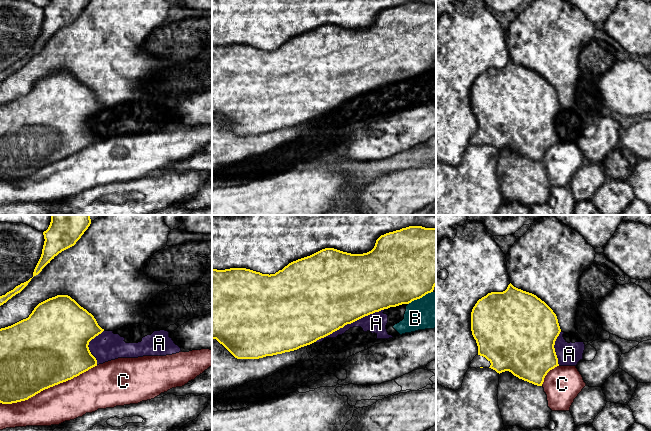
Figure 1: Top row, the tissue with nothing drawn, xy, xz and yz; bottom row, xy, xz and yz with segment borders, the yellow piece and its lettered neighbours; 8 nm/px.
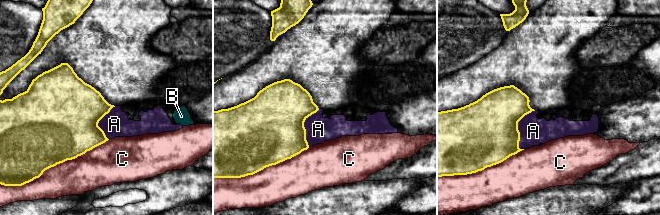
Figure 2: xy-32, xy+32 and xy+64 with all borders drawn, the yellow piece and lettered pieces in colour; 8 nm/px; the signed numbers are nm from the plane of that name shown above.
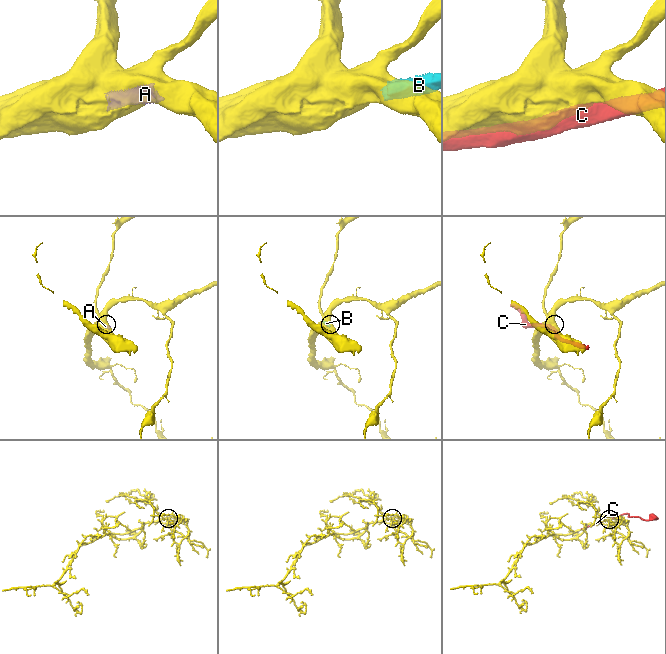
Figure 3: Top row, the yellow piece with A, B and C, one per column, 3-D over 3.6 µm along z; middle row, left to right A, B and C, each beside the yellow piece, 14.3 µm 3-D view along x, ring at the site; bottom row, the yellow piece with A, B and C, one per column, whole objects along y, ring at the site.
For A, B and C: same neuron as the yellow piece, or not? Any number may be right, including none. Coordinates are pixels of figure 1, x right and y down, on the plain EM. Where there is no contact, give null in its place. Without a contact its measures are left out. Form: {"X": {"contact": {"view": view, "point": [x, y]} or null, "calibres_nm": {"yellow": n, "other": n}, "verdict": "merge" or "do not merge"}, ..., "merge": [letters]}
{"A": {"contact": {"view": "xz", "point": [348, 99]}, "calibres_nm": {"yellow": 500, "other": 160}, "verdict": "do not merge"}, "B": {"contact": {"view": "xz", "point": [420, 73]}, "calibres_nm": {"yellow": 500, "other": 280}, "verdict": "do not merge"}, "C": {"contact": {"view": "xy", "point": [48, 163]}, "calibres_nm": {"yellow": 500, "other": 300}, "verdict": "do not merge"}, "merge": []}

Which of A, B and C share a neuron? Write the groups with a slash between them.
A B / C

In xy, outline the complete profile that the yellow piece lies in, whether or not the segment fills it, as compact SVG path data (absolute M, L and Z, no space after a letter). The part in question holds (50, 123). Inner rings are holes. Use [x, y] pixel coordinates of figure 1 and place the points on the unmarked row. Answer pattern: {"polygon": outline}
{"polygon": "M68 71L39 79L28 94L0 105L0 179L28 176L97 142L89 118L104 107L94 92Z"}

